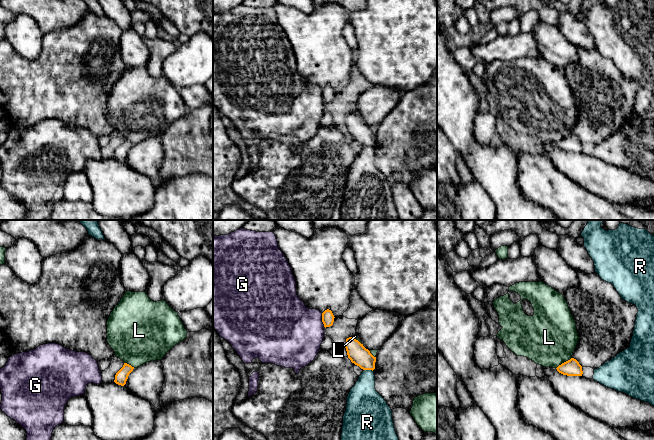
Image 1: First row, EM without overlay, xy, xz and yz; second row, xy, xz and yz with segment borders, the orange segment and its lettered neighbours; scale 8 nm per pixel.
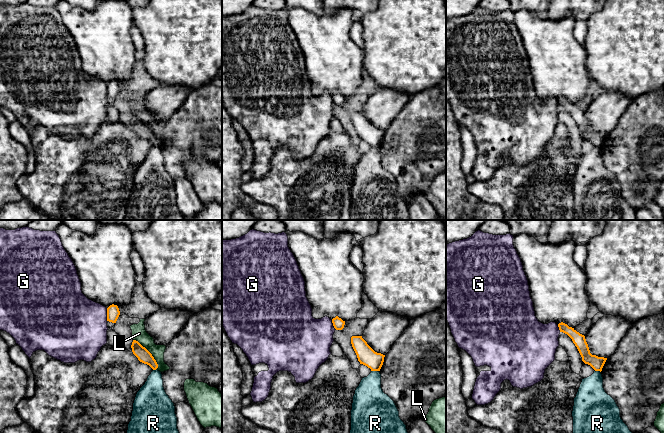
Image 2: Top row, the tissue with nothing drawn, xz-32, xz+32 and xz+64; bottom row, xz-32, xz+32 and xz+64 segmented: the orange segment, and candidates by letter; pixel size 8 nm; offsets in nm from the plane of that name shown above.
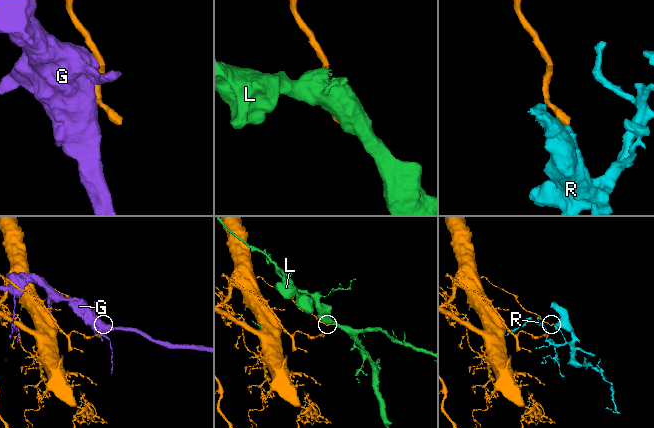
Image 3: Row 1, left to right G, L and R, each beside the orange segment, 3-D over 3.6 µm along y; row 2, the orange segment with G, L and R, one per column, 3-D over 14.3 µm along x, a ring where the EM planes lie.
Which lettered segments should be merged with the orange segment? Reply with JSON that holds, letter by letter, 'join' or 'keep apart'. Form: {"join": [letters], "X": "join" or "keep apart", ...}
{"join": [], "G": "keep apart", "L": "keep apart", "R": "keep apart"}

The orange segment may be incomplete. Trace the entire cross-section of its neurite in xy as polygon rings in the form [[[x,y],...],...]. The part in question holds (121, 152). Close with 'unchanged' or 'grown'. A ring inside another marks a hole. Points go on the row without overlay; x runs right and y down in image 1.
[[[124,139],[123,143],[116,149],[114,158],[118,161],[124,162],[129,150],[133,147],[133,145],[134,143]]] | unchanged

